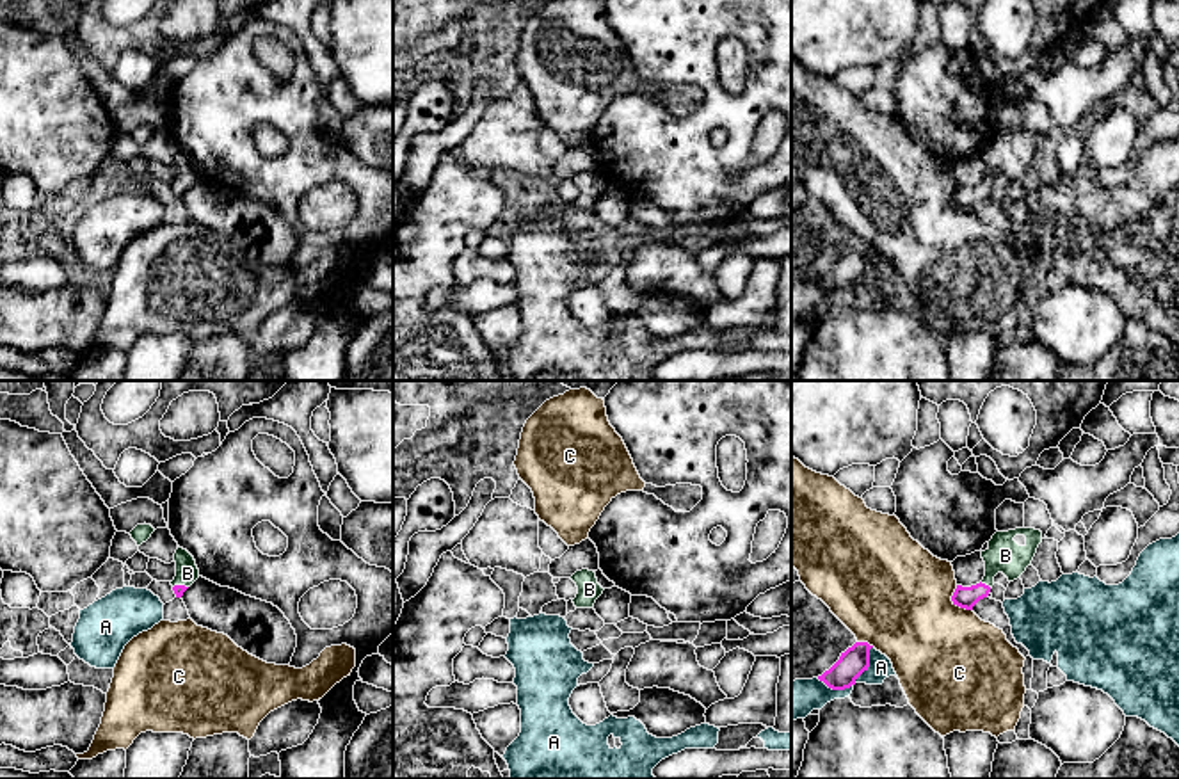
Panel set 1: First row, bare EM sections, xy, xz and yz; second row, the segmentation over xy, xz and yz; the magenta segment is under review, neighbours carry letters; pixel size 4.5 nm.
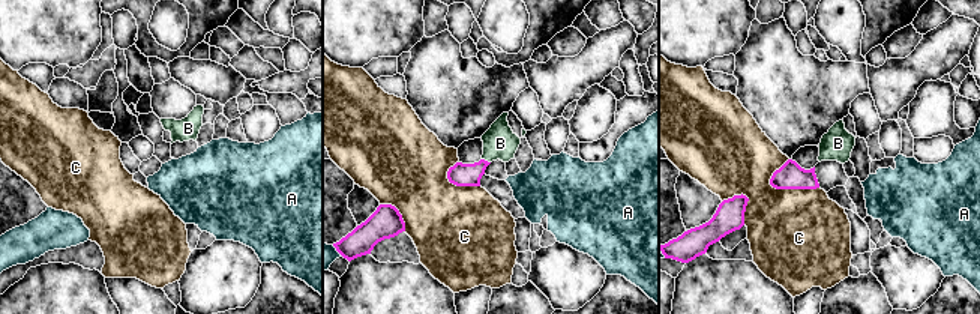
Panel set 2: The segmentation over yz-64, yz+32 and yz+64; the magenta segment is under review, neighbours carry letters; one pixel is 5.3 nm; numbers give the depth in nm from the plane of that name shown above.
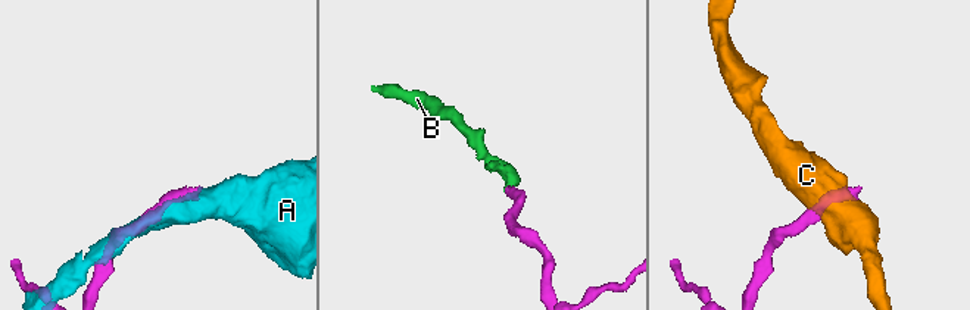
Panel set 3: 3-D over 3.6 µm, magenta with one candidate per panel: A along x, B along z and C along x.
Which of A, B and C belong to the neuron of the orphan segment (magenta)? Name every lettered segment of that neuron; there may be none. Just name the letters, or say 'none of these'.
B

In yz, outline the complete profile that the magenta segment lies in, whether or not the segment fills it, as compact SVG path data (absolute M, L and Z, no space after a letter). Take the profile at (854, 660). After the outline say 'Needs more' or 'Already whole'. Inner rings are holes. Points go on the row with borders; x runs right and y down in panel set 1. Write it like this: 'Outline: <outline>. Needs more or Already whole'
Outline: M855 642L839 660L818 676L832 690L845 690L855 685L855 679L870 667L870 646L868 642Z. Already whole

